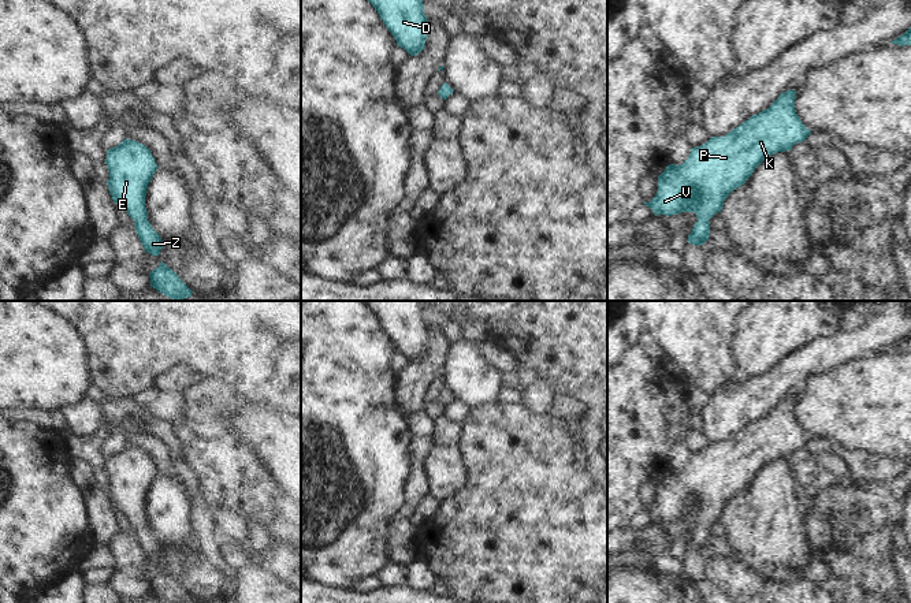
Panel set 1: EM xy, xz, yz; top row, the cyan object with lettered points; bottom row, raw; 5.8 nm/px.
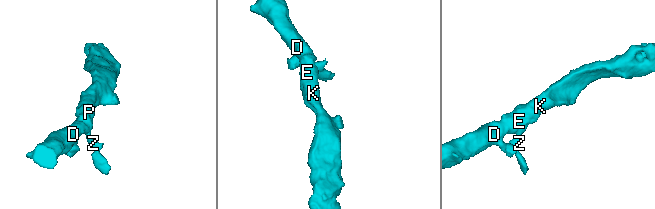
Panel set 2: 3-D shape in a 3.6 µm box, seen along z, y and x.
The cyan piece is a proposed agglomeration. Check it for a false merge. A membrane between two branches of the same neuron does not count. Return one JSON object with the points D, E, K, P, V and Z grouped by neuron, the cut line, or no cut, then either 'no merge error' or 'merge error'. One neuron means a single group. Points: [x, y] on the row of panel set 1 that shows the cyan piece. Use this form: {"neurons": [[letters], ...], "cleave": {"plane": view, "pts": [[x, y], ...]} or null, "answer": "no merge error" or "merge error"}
{"neurons": [["D", "E", "K", "P", "V", "Z"]], "cleave": null, "answer": "no merge error"}

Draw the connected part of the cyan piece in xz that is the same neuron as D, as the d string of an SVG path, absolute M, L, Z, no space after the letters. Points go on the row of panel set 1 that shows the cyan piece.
M368 0L394 36L397 45L410 56L420 53L427 41L430 22L423 0Z

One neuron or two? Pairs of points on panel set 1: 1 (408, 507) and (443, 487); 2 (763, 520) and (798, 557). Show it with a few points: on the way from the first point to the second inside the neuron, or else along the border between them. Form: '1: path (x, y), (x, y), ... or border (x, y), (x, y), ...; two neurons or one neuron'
1: border (423, 460), (423, 472), (430, 492); two neurons
2: path (770, 529), (788, 547); one neuron

